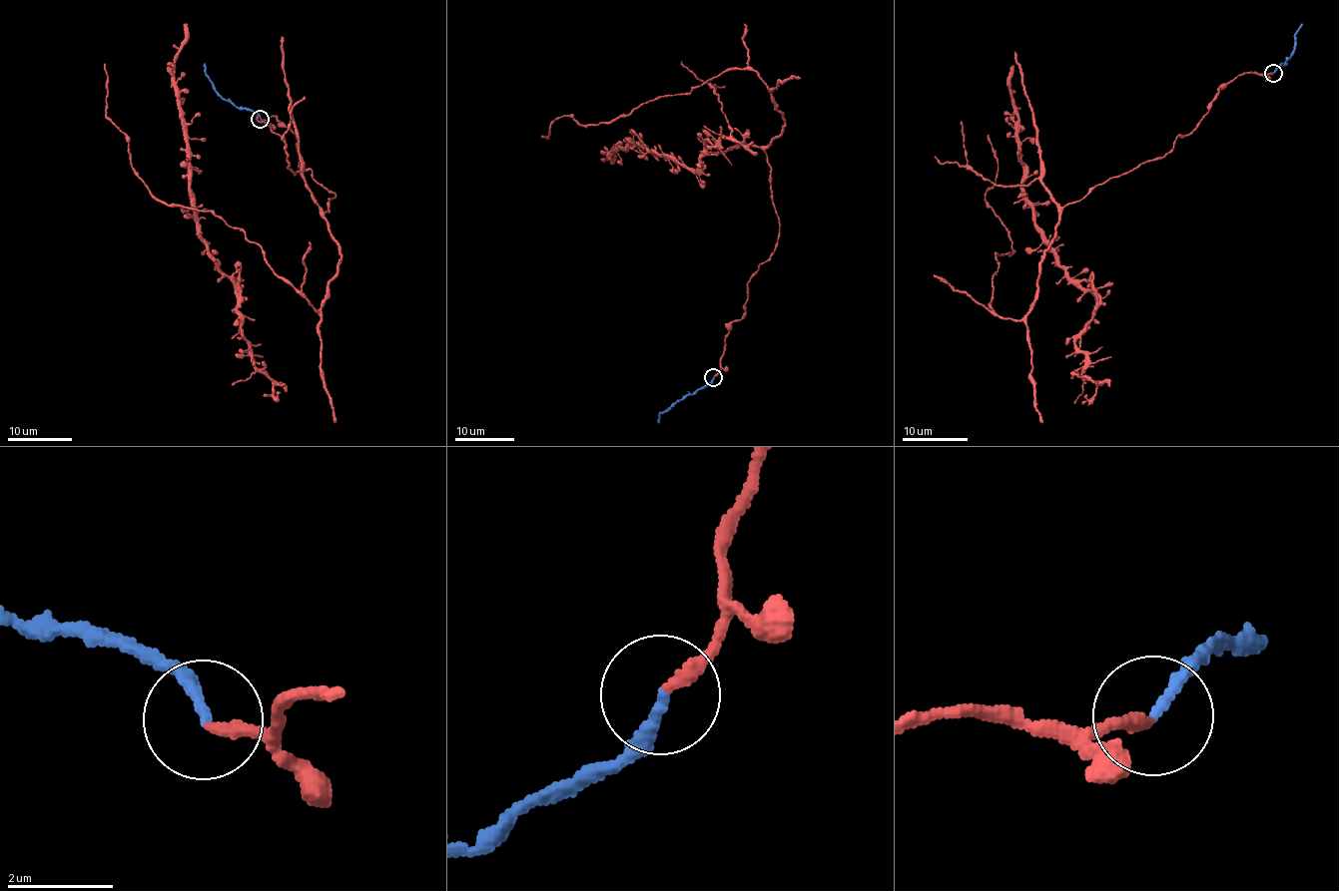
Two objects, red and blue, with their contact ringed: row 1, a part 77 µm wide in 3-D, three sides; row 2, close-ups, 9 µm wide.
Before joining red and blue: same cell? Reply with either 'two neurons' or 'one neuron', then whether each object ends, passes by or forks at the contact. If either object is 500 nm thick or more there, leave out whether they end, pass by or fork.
one neuron; red ends there; blue ends there

